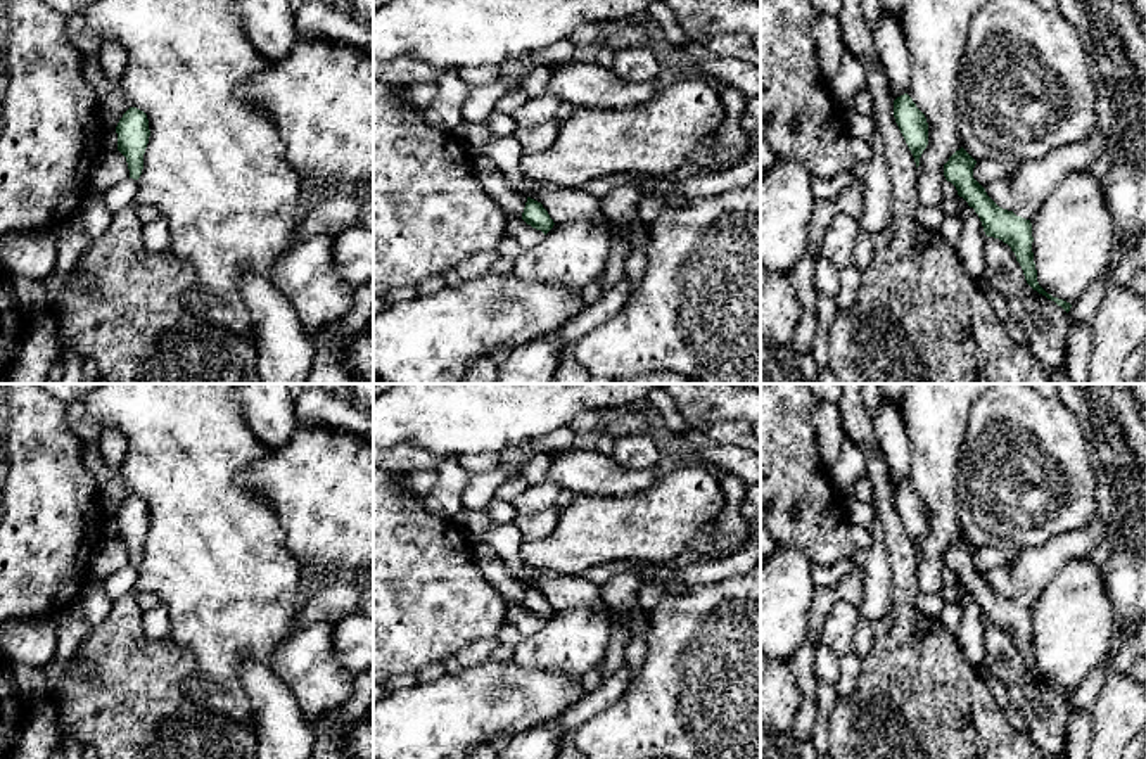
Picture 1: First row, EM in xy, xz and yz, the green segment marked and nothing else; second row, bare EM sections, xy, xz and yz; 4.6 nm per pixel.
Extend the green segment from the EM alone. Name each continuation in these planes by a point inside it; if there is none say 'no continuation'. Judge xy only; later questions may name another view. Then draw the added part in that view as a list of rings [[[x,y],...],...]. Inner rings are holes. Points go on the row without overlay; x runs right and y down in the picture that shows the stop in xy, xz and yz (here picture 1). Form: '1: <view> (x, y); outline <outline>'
no continuation

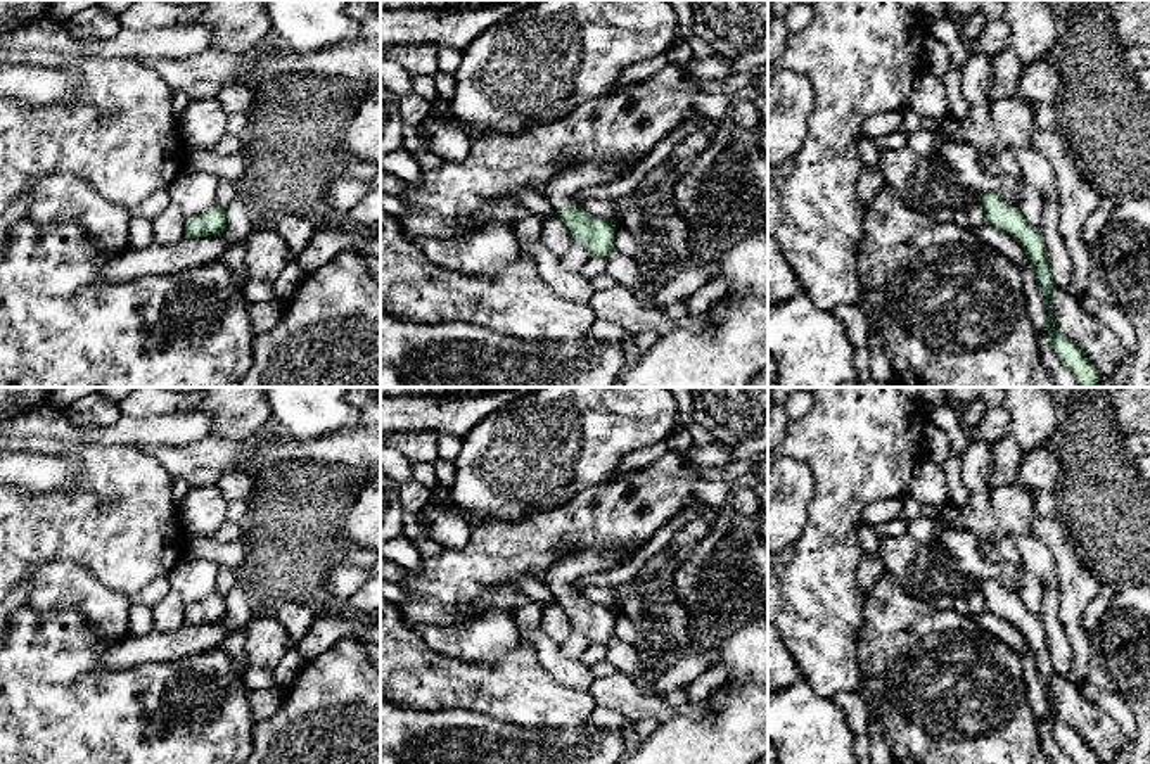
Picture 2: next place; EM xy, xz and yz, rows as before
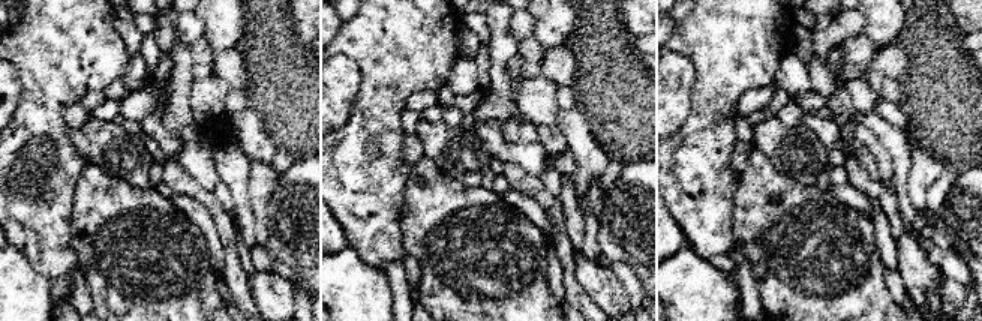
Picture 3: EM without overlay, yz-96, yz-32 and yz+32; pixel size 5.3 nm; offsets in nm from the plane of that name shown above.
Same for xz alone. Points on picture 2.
1: xz (561, 576); outline [[[586,550],[569,553],[555,560],[546,574],[545,584],[555,598],[562,598],[574,589],[574,583],[588,574],[600,574],[628,563],[638,550],[621,553],[616,550]]]

